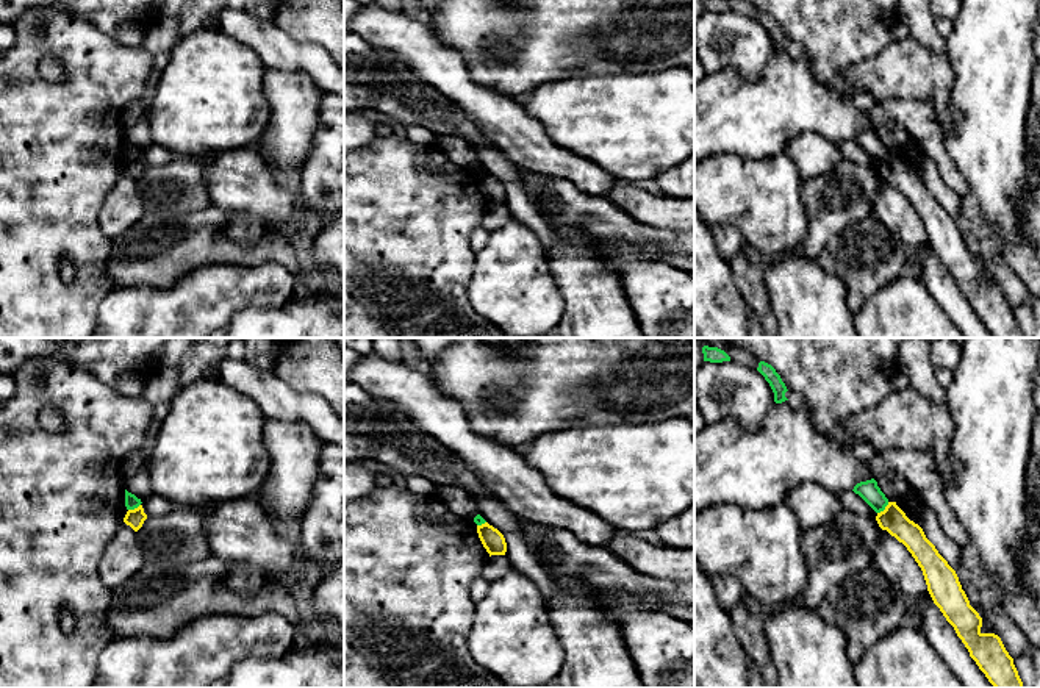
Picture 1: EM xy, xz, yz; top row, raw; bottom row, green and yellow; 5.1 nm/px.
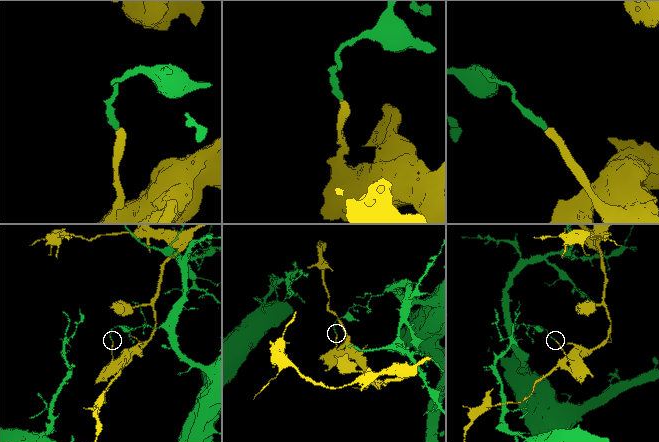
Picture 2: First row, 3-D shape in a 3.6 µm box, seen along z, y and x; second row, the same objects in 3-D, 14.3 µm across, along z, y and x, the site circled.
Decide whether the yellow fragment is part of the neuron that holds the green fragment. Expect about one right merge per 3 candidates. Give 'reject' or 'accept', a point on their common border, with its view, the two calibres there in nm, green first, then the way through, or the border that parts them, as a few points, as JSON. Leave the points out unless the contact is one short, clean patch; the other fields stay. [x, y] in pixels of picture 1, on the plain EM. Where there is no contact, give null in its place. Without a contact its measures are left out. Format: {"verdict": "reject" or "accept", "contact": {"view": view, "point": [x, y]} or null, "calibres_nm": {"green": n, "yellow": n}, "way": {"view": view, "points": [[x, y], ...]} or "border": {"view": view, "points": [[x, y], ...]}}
{"verdict": "reject", "contact": {"view": "yz", "point": [884, 158]}, "calibres_nm": {"green": 100, "yellow": 140}, "border": {"view": "yz", "points": [[889, 152], [878, 163]]}}

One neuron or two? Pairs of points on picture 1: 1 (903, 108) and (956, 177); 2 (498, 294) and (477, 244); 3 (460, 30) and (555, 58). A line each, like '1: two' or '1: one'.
1: one
2: two
3: one

